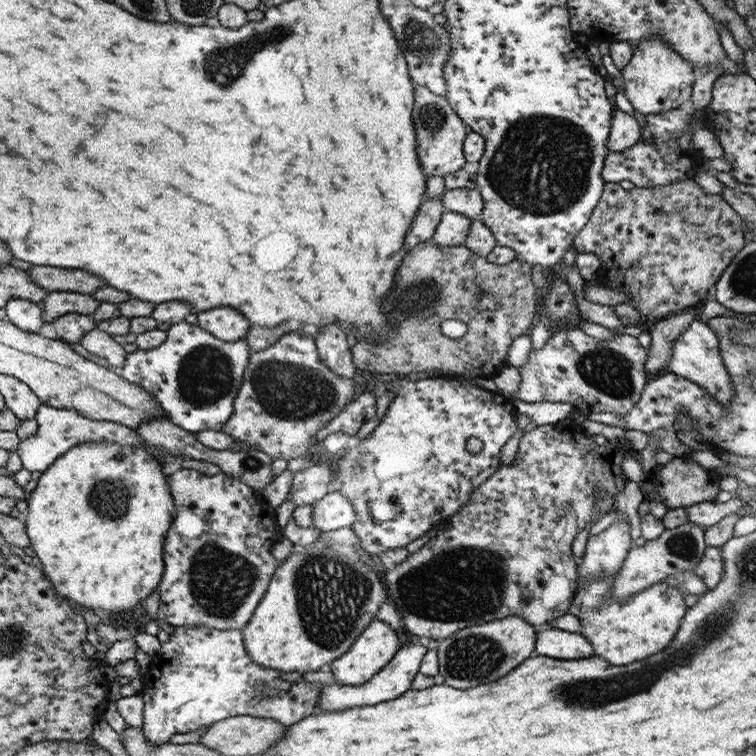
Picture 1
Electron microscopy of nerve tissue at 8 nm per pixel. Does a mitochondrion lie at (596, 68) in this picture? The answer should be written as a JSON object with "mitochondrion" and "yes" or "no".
{"mitochondrion":"no"}

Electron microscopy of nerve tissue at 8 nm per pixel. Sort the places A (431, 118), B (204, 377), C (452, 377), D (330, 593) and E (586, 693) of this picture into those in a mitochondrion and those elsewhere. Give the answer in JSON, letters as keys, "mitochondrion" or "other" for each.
{"A":"mitochondrion","B":"mitochondrion","C":"other","D":"mitochondrion","E":"mitochondrion"}

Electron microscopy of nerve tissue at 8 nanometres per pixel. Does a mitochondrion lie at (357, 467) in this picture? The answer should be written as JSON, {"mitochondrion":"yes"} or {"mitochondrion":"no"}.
{"mitochondrion":"yes"}

